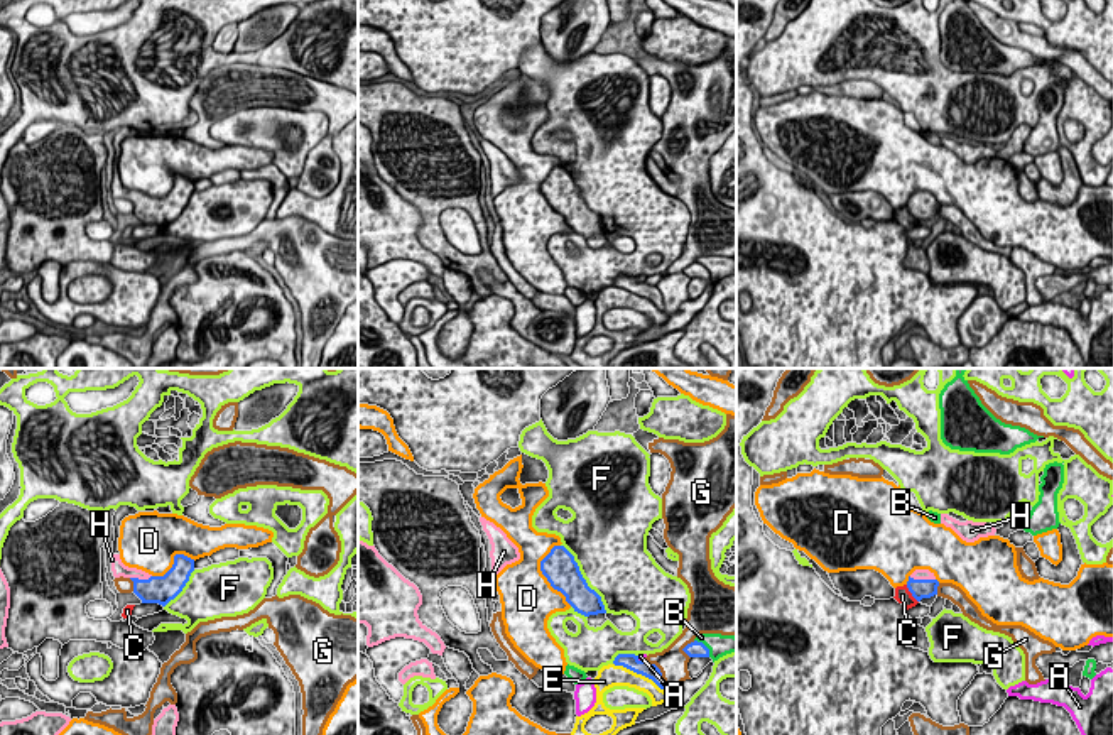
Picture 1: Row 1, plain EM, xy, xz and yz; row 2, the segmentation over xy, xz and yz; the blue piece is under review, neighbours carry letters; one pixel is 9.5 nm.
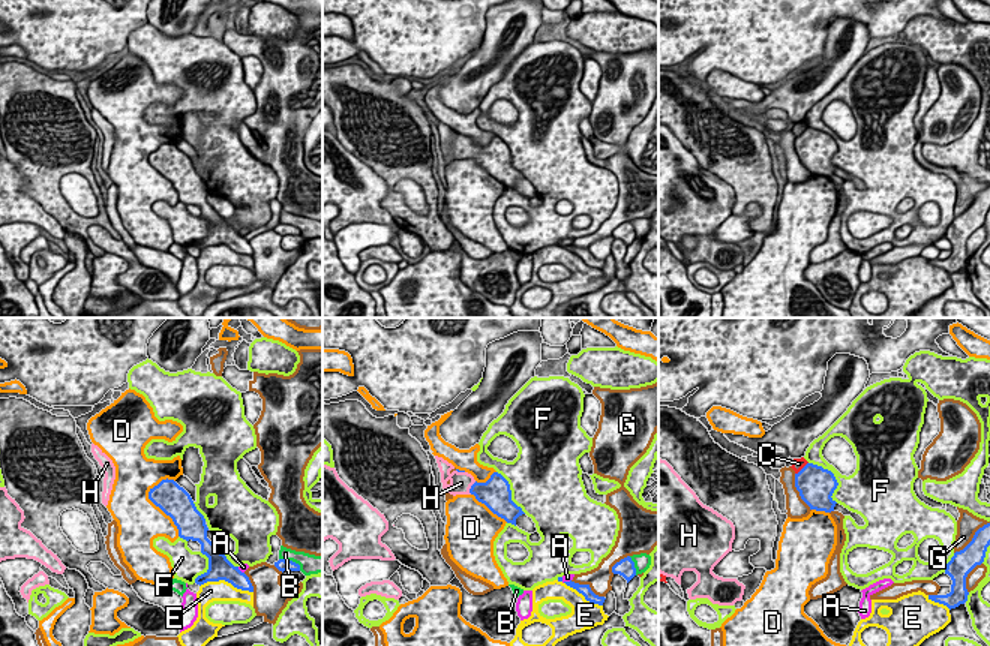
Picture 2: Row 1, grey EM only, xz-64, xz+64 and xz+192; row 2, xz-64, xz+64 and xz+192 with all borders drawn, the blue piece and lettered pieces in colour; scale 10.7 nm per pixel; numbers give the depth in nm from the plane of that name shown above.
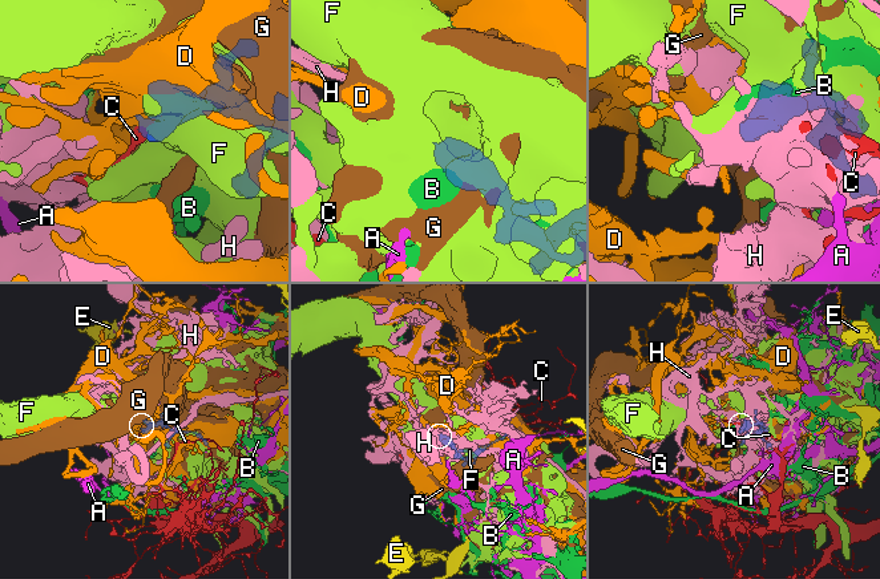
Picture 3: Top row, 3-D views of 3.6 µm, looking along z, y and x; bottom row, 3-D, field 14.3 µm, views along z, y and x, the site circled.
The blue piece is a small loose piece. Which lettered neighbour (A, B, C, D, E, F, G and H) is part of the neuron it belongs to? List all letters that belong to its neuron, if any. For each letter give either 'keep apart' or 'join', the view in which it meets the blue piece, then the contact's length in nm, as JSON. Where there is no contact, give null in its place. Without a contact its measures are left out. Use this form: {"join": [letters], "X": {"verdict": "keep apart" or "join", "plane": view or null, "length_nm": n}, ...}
{"join": ["H"], "A": {"verdict": "keep apart", "plane": "xz", "length_nm": 100}, "B": {"verdict": "keep apart", "plane": "xz", "length_nm": 240}, "C": {"verdict": "keep apart", "plane": "yz", "length_nm": 220}, "D": {"verdict": "keep apart", "plane": "xz", "length_nm": 600}, "E": {"verdict": "keep apart", "plane": "xz", "length_nm": 550}, "F": {"verdict": "keep apart", "plane": "xz", "length_nm": 800}, "G": {"verdict": "keep apart", "plane": "xz", "length_nm": 340}, "H": {"verdict": "join", "plane": "yz", "length_nm": 260}}

